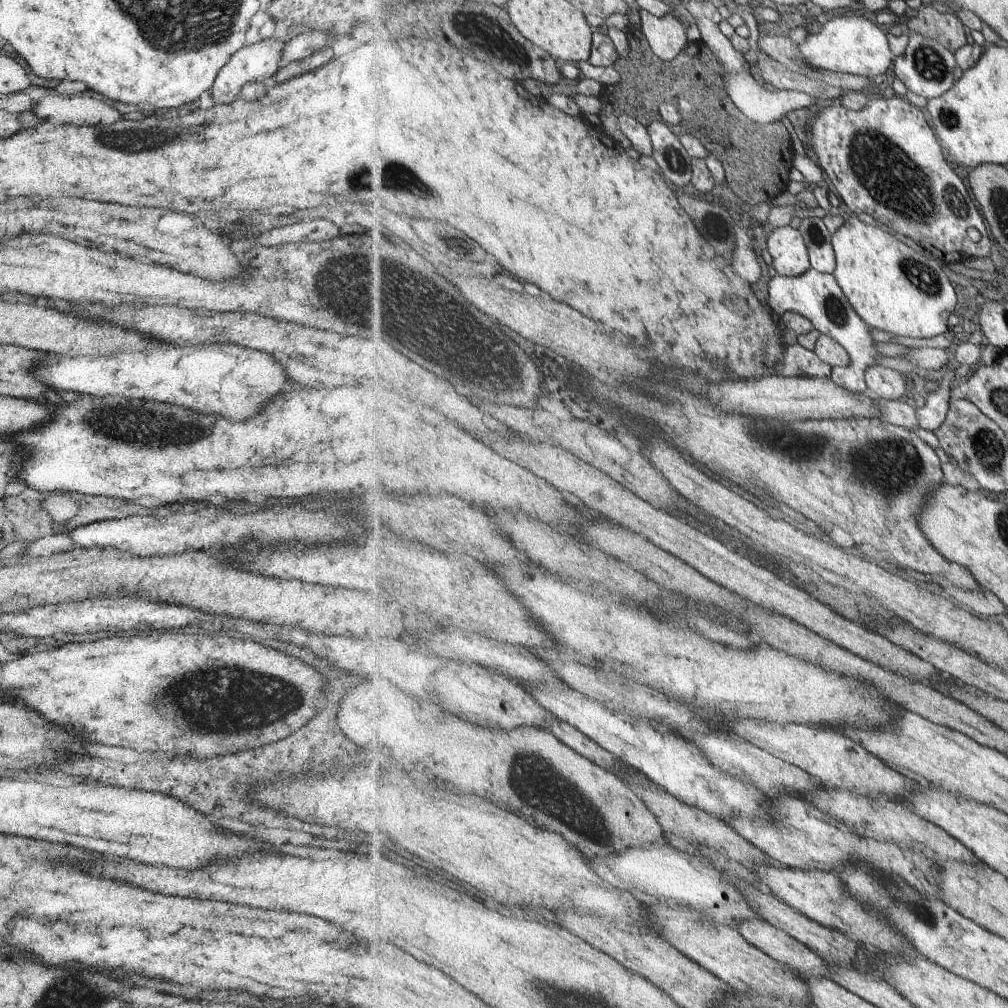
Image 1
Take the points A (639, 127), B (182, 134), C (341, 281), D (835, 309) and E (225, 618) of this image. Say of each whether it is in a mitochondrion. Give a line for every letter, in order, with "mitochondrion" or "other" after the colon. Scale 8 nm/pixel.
A: other
B: mitochondrion
C: mitochondrion
D: mitochondrion
E: other

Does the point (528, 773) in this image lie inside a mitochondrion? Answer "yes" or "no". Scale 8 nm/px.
yes

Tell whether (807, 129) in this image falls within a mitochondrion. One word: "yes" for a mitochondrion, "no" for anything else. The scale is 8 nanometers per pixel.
no

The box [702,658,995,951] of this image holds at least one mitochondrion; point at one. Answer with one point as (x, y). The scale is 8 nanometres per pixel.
(919, 910)

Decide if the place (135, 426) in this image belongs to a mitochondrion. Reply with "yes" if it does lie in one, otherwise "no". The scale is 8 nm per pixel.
yes

